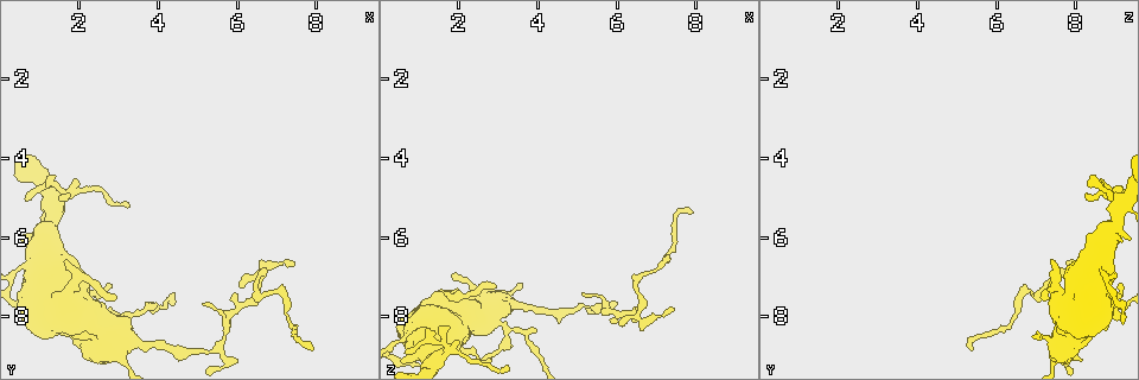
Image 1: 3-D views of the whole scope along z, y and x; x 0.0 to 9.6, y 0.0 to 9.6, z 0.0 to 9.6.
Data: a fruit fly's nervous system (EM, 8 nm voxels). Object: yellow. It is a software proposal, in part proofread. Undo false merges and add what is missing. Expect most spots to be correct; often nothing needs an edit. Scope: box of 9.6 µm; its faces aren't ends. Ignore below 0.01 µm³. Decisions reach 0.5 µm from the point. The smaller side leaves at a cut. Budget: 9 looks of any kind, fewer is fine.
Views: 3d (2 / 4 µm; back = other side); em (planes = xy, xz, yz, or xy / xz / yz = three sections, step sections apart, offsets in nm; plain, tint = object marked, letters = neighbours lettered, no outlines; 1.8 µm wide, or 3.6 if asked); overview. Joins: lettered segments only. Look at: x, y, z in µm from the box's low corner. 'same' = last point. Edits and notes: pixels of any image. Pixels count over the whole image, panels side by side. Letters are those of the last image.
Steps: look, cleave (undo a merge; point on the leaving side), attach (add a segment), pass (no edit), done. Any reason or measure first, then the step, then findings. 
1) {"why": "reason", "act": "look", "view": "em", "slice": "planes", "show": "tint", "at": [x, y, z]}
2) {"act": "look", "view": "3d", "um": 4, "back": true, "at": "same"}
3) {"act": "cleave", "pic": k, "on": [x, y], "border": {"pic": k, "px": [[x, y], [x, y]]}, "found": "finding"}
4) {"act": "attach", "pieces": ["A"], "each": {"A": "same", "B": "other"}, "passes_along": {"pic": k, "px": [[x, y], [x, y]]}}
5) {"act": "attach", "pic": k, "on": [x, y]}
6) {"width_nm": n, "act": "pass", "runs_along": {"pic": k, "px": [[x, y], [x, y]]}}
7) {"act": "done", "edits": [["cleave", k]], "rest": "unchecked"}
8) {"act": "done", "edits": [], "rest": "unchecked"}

{"why": "thin neck", "act": "look", "view": "em", "slice": "planes", "show": "letters", "at": [6.55, 7.30, 7.85]}

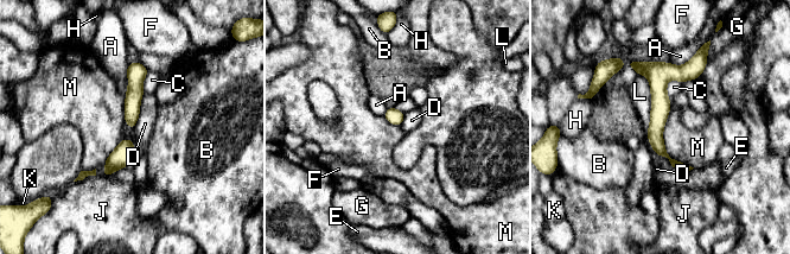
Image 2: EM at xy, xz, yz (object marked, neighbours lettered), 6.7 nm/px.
{"act": "pass", "each": {"A": "other", "B": "other", "C": "other", "D": "other", "E": "other", "F": "other", "G": "other", "H": "other", "J": "other", "K": "other", "L": "other", "M": "other"}, "runs_along": {"pic": 2, "px": [[700, 63], [658, 84], [657, 145], [679, 165]]}, "found": "continuous, no second cell"}

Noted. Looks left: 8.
{"why": "tapers out", "act": "look", "view": "3d", "um": 4, "at": [2.90, 7.55, 7.20]}

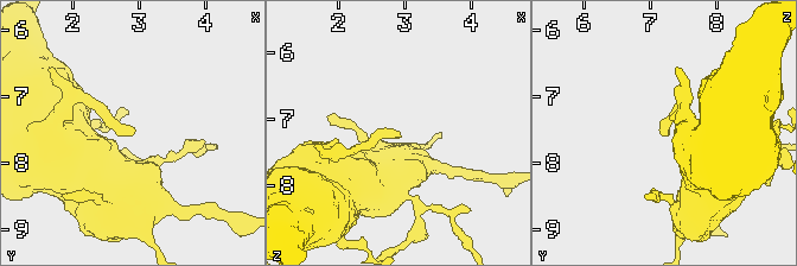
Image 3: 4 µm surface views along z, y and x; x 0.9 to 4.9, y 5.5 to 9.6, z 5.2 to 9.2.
{"act": "look", "view": "em", "slice": "yz", "step": 8, "show": "tint", "at": [2.95, 7.50, 7.20]}

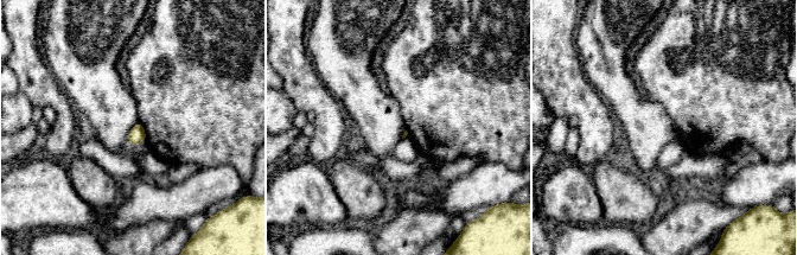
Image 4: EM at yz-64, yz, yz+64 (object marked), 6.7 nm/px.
{"act": "look", "view": "em", "slice": "planes", "show": "letters", "at": "same"}

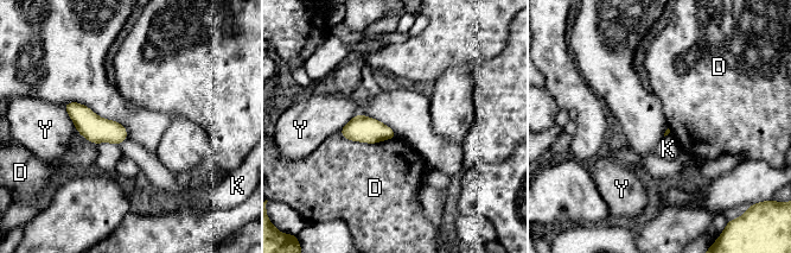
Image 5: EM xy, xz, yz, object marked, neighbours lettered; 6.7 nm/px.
{"act": "pass", "each": {"D": "other", "K": "other", "Y": "other"}, "border": {"pic": 5, "px": [[339, 132], [369, 143], [395, 137]]}, "found": "no lettered segment goes on from it"}

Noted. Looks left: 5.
{"why": "free end", "act": "look", "view": "em", "slice": "planes", "show": "tint", "at": [2.55, 8.00, 9.10]}

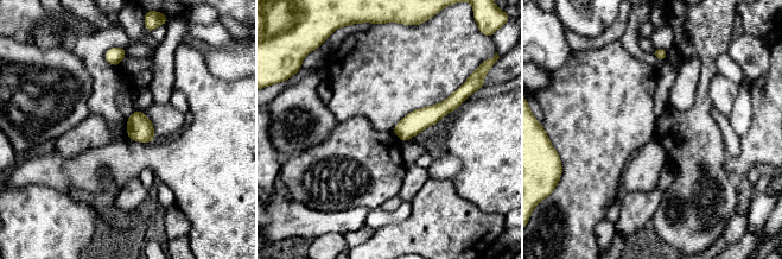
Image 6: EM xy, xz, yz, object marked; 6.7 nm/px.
{"act": "look", "view": "em", "slice": "planes", "show": "letters", "at": "same"}

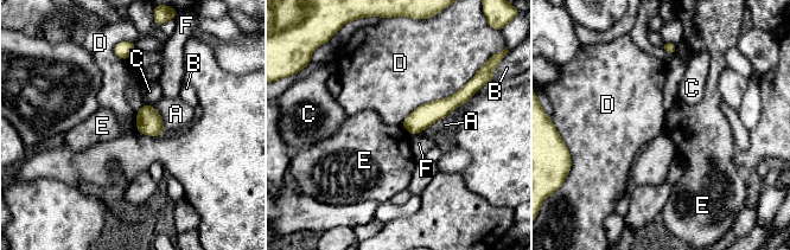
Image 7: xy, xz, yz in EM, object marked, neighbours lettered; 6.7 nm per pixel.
{"act": "pass", "each": {"A": "other", "B": "other", "C": "other", "D": "other", "E": "other", "F": "other"}, "border": {"pic": 7, "px": [[135, 117], [138, 130]]}, "found": "no lettered segment goes on from it"}

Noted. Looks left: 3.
{"why": "calibre changes", "act": "look", "view": "3d", "um": 2, "at": [2.10, 4.85, 9.00]}

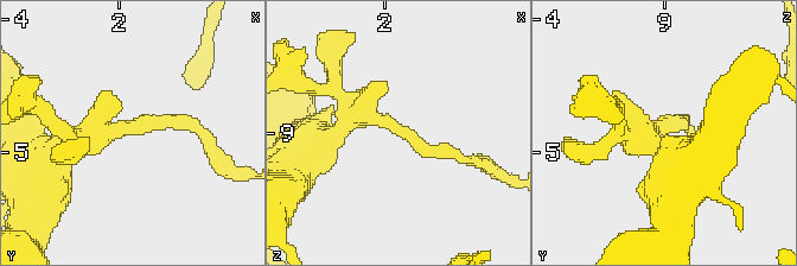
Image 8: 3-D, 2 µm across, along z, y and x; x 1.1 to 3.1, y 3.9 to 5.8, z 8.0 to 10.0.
{"why": "shape alone is not enough", "act": "look", "view": "em", "slice": "planes", "show": "letters", "at": [2.12, 4.78, 9.00]}

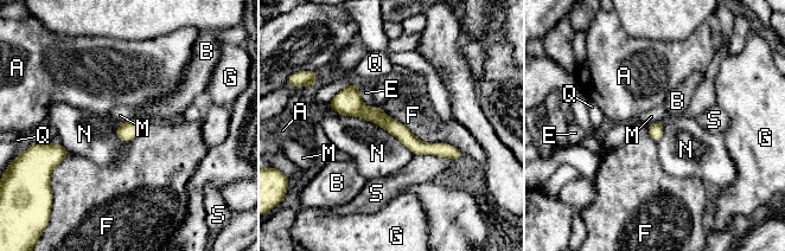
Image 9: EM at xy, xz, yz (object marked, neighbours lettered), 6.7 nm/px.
{"act": "pass", "each": {"A": "other", "B": "other", "E": "other", "F": "other", "G": "other", "M": "other", "N": "other", "Q": "other", "S": "other"}, "runs_along": {"pic": 9, "px": [[333, 103], [375, 114], [416, 147], [458, 153]]}, "found": "one cell here"}

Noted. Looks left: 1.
{"act": "done", "edits": [], "rest": "unchecked"}

